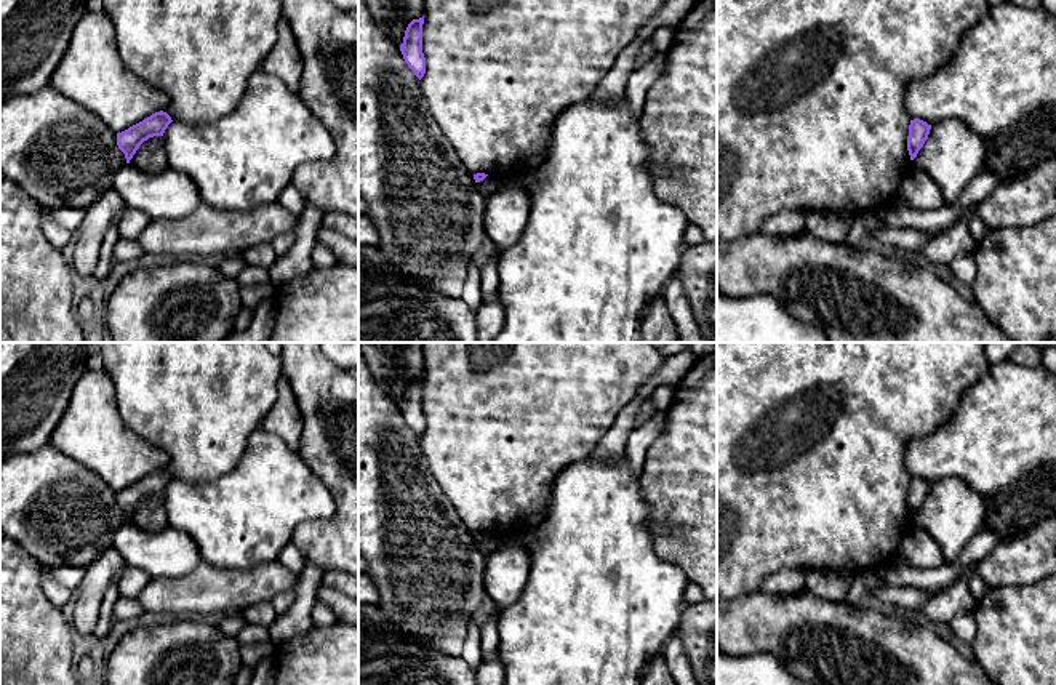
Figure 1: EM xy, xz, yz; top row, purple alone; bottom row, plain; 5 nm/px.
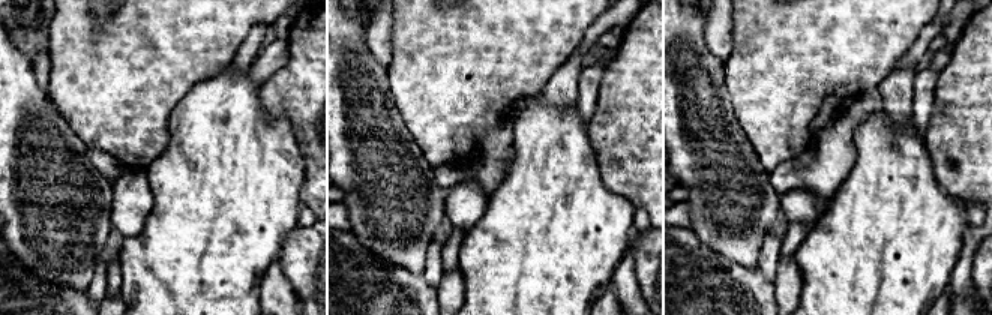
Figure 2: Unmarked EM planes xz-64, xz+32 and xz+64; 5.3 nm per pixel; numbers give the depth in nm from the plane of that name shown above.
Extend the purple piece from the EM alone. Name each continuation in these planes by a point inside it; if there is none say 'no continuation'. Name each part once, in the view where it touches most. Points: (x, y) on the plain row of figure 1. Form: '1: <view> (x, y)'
no continuation

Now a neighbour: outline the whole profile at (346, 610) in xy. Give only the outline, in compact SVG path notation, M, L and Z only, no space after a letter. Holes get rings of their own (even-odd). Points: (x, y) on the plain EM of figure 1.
M320 586L317 591L317 600L323 602L336 615L338 621L347 624L358 624L358 602L347 599L342 592L334 592L326 586Z

